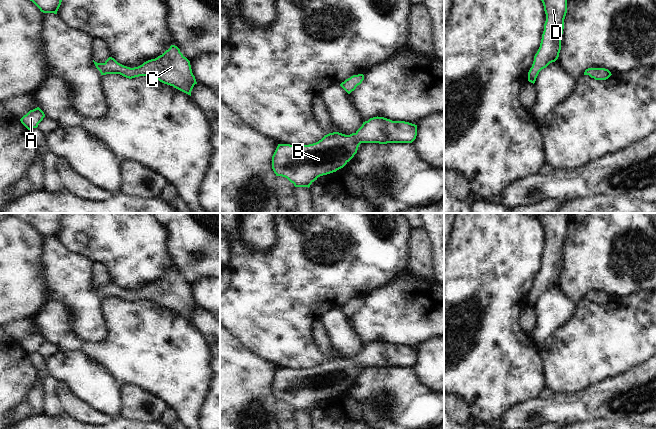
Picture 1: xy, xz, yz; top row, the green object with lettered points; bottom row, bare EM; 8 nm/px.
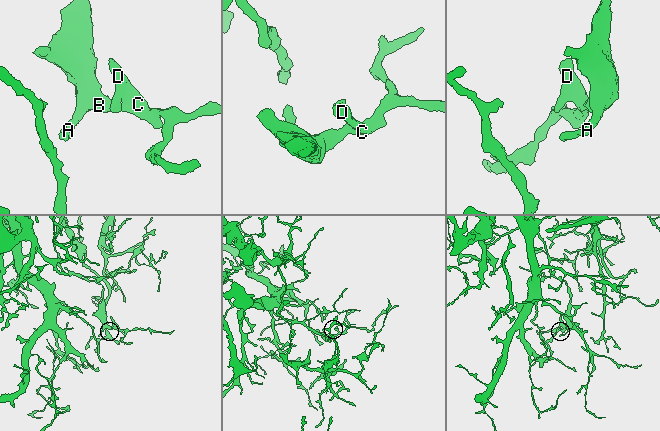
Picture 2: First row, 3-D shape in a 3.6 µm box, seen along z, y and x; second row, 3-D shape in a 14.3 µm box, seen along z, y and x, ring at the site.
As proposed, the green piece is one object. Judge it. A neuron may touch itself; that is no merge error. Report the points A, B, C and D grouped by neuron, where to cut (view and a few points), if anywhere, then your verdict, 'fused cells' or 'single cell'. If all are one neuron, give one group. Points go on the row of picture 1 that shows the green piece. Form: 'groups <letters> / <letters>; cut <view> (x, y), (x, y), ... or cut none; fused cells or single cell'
groups A B C D; cut none; single cell

